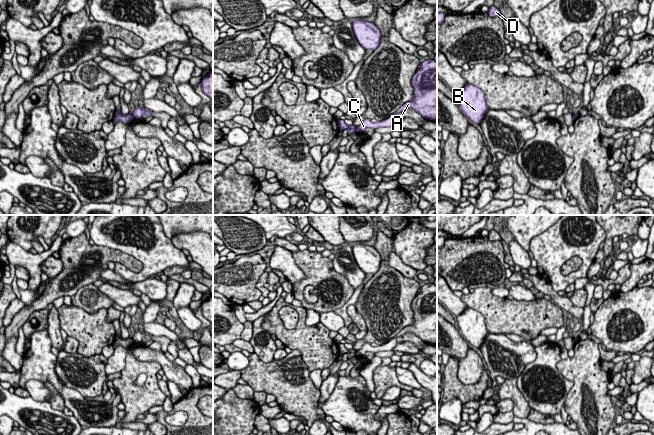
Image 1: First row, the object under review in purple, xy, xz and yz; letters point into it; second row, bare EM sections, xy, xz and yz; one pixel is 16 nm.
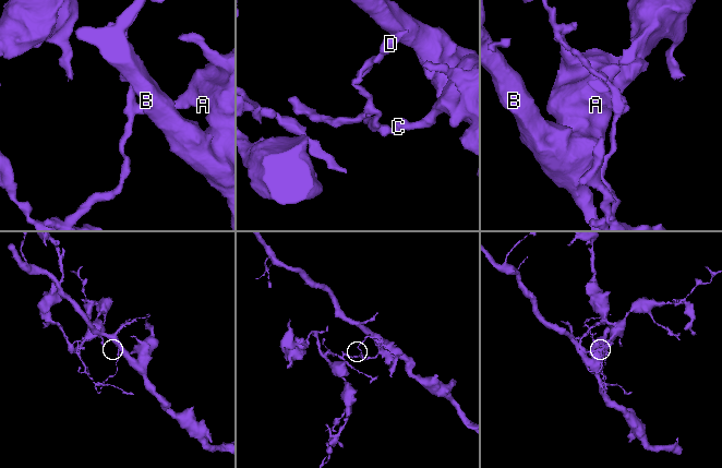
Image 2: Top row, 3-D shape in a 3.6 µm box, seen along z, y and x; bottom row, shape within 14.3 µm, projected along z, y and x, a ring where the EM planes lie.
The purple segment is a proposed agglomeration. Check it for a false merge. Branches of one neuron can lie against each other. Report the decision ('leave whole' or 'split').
split

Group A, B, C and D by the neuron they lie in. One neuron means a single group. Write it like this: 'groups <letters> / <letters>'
groups A B C / D

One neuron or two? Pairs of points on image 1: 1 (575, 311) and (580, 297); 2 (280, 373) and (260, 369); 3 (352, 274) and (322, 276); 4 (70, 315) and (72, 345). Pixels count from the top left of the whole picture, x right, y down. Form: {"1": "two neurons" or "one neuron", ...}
{"1": "two neurons", "2": "one neuron", "3": "two neurons", "4": "two neurons"}

